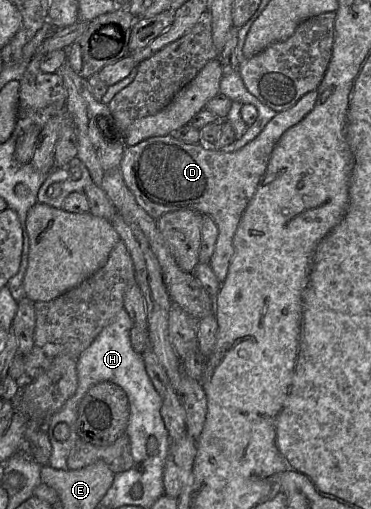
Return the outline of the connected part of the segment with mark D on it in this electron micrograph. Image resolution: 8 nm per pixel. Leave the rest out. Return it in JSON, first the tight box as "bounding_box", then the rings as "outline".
{"bounding_box":[120,90,316,283],"outline":[[[316,90],[306,93],[293,107],[277,112],[258,136],[235,151],[224,152],[201,142],[187,144],[171,135],[151,137],[126,146],[120,164],[124,183],[137,204],[155,220],[167,212],[189,209],[208,215],[216,222],[218,237],[209,263],[222,283],[234,255],[234,234],[266,172],[274,147],[289,128],[313,110],[316,99]]]}

